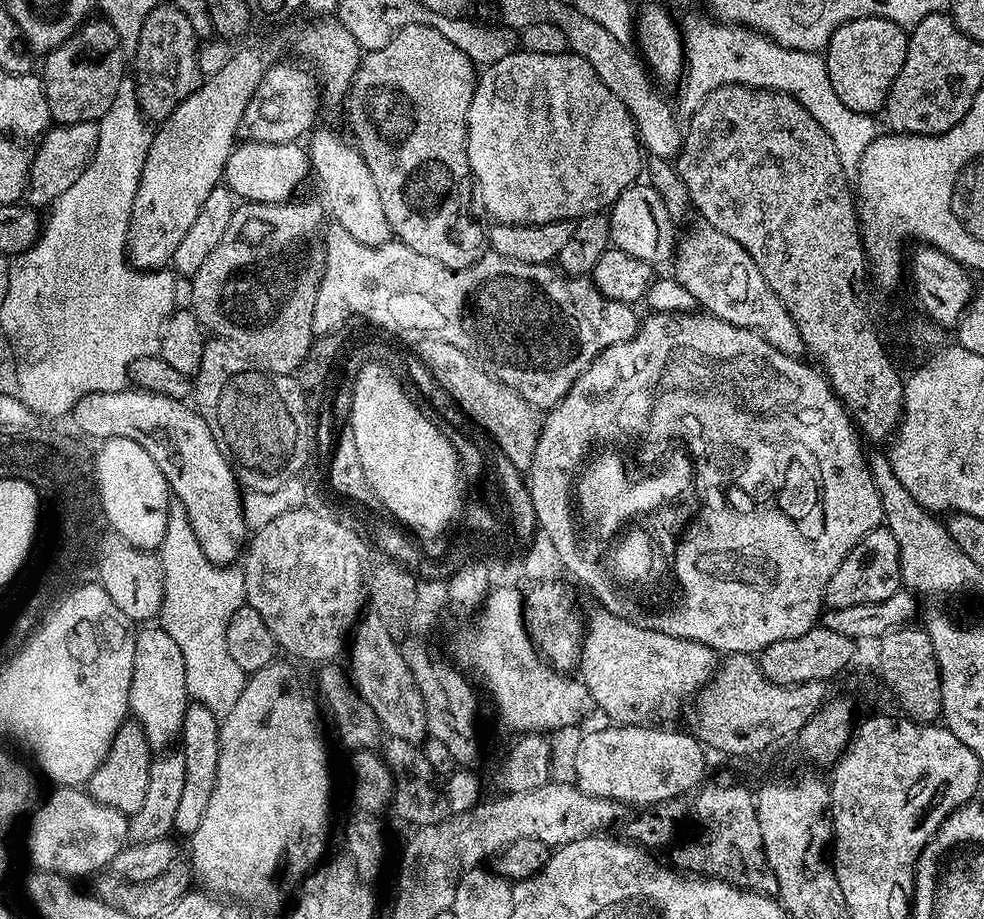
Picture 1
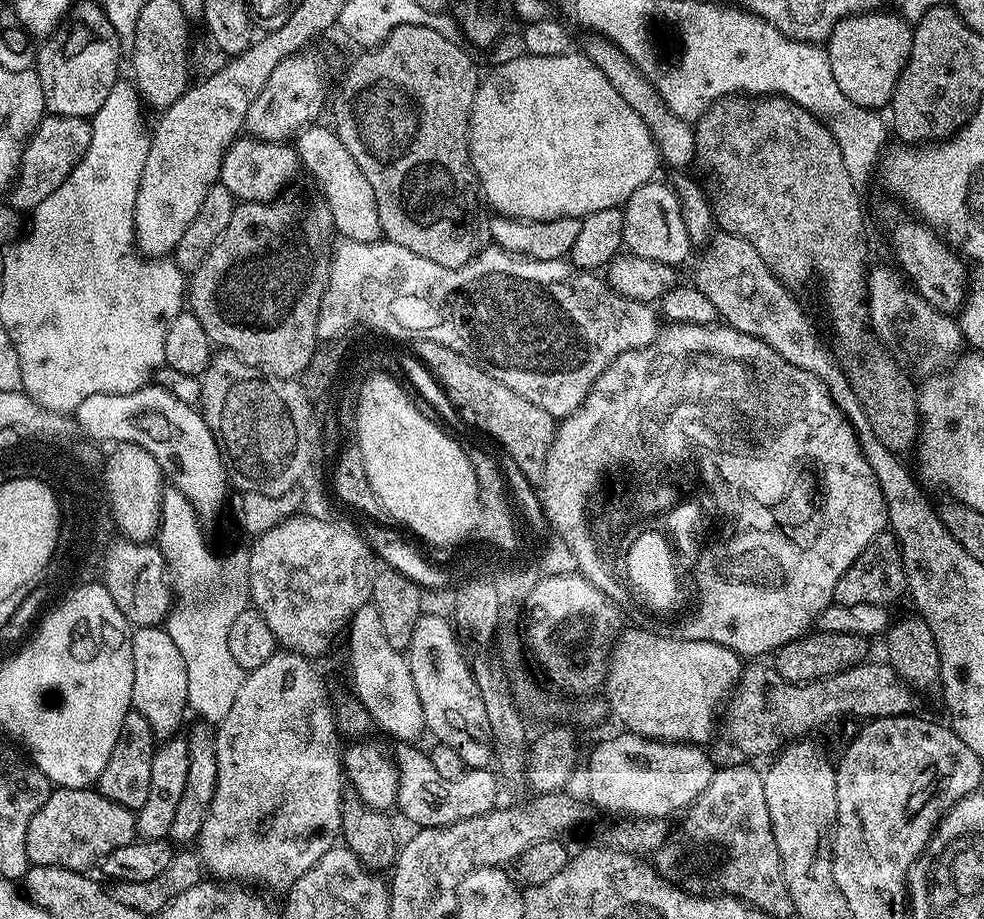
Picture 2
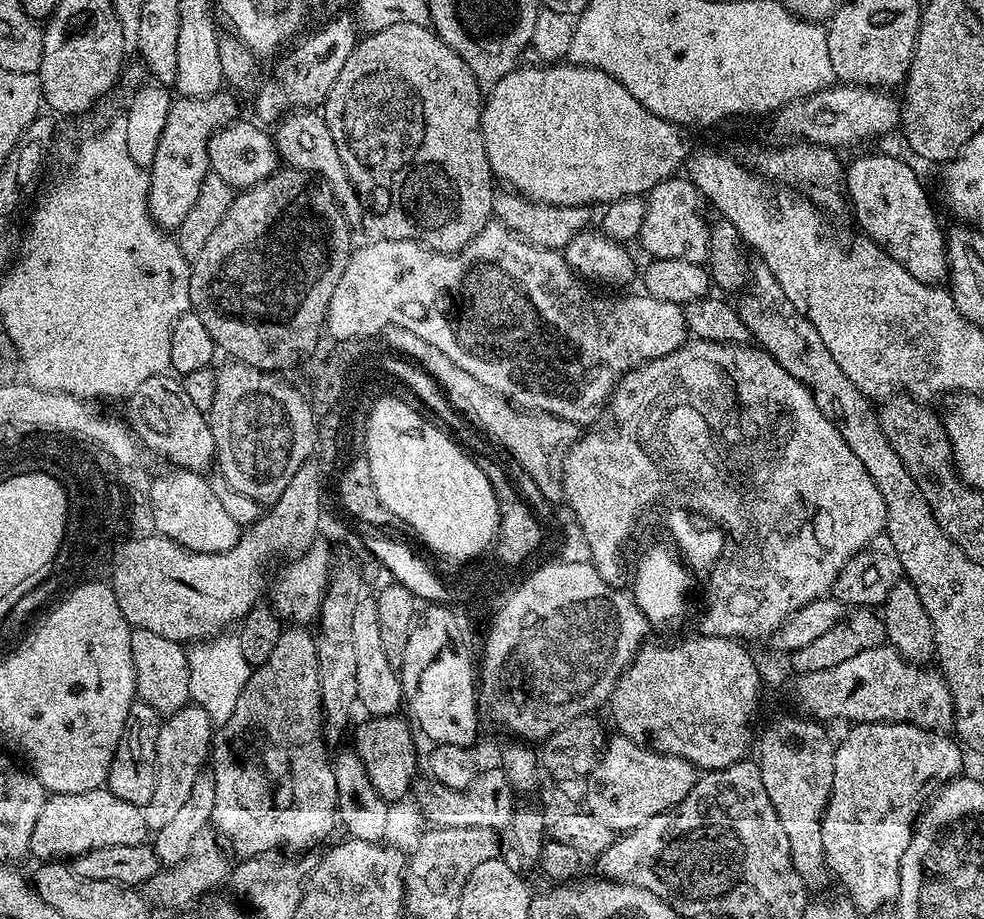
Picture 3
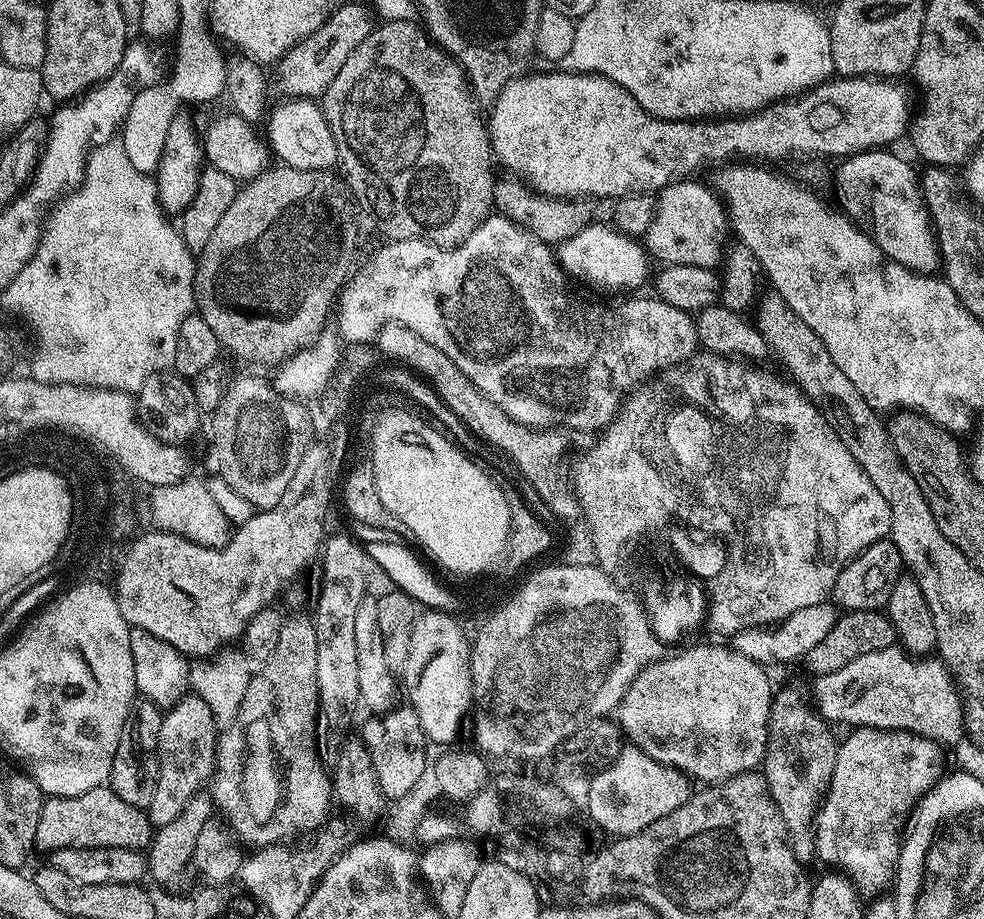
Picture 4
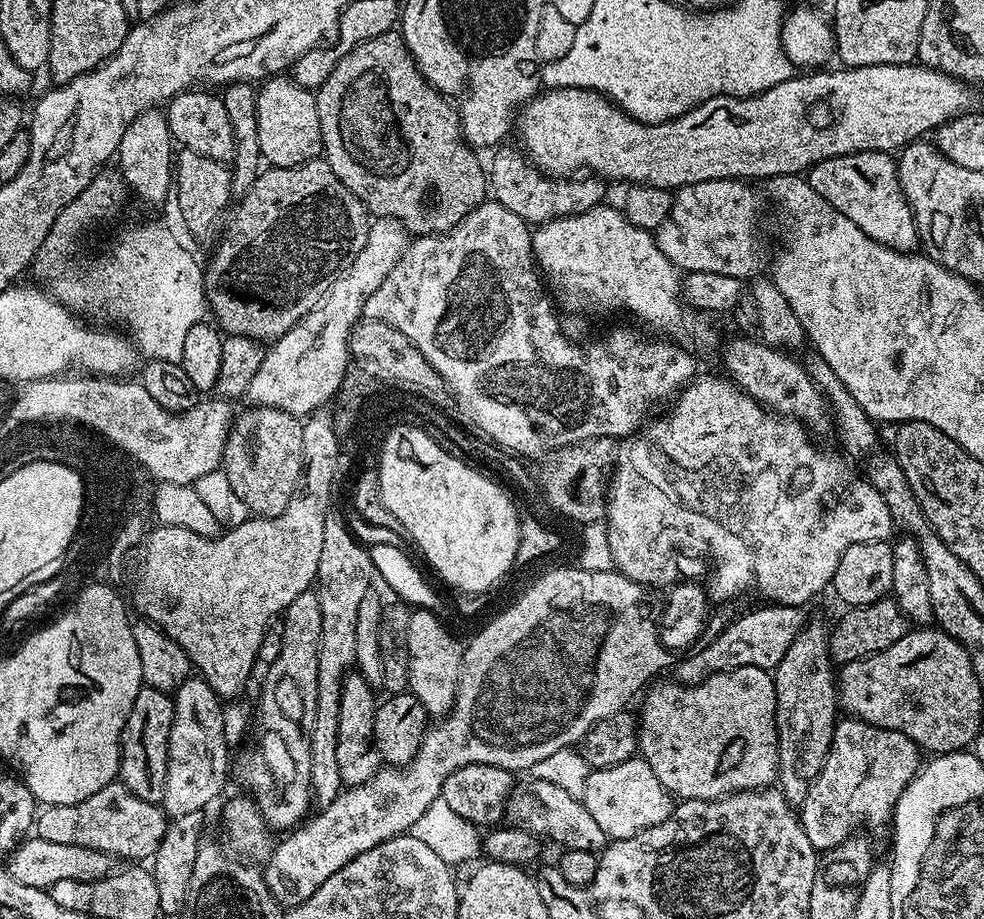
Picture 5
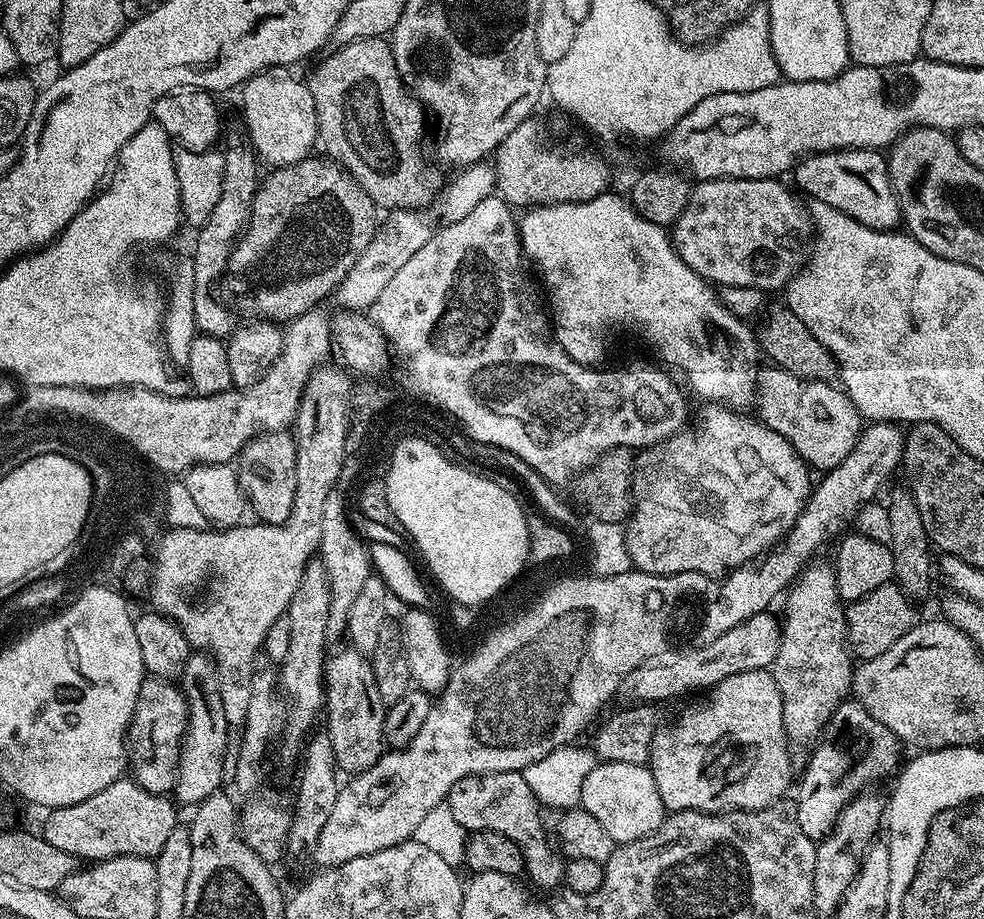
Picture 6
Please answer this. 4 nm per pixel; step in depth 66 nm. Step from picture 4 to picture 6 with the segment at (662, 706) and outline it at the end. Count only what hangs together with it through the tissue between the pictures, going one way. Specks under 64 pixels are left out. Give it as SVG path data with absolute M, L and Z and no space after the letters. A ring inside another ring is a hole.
M759 668L730 674L707 696L708 701L701 708L686 709L672 728L661 727L653 738L650 767L665 809L669 813L757 812L785 799L788 787L794 784L794 769L782 722L782 694L778 694L771 671Z

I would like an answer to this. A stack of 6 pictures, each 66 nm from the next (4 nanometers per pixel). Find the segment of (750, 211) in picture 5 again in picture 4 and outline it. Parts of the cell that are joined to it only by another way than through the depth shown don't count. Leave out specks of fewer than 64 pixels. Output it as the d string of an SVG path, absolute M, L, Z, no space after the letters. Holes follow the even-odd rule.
M699 179L673 180L665 188L660 189L656 201L654 222L650 222L650 230L645 232L642 243L653 261L661 260L660 264L667 266L681 264L682 266L698 266L719 269L726 256L730 240L730 219L727 207L719 195L711 187L699 184Z

